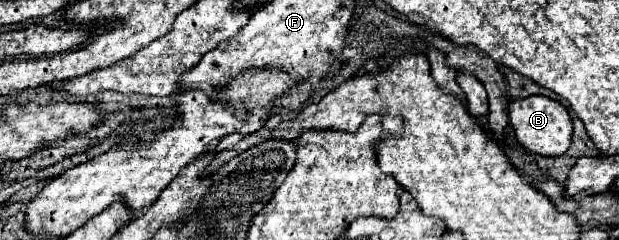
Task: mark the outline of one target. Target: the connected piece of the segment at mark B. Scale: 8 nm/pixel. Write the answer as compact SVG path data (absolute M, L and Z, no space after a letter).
M527 96L527 98L511 100L509 102L509 124L515 132L519 146L531 154L559 156L559 154L565 154L571 144L573 124L571 124L567 108L547 96Z

